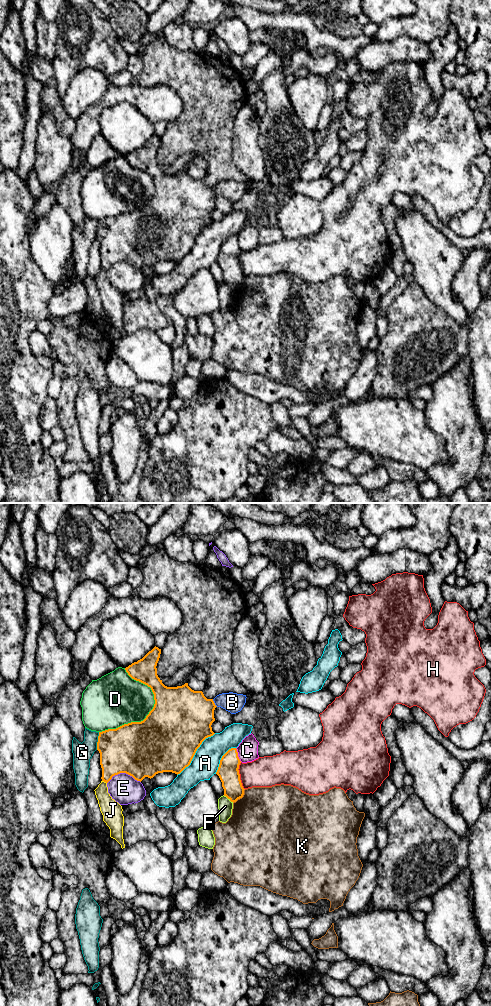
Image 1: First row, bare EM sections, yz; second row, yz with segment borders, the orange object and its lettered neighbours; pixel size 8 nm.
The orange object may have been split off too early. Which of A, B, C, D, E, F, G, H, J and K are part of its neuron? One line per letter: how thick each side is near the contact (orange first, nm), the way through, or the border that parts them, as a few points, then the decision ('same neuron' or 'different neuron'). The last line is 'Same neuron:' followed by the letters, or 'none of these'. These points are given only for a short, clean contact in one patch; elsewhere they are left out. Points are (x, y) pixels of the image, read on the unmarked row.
A: 500 nm thick on the orange side, 220 nm on the other; different neuron
B: 420 nm thick on the orange side, 160 nm on the other; different neuron
C: 170 nm thick on the orange side, 160 nm on the other; different neuron
D: 480 nm thick on the orange side, 380 nm on the other; different neuron
E: 440 nm thick on the orange side, 240 nm on the other; different neuron
F: 170 nm thick on the orange side, 120 nm on the other; border along yz (223, 283), (233, 290); different neuron
G: 380 nm thick on the orange side, 160 nm on the other; different neuron
H: 170 nm thick on the orange side, 240 nm on the other; different neuron
J: 300 nm thick on the orange side, 160 nm on the other; different neuron
K: 170 nm thick on the orange side, 500 nm on the other; different neuron
Same neuron: none of these

